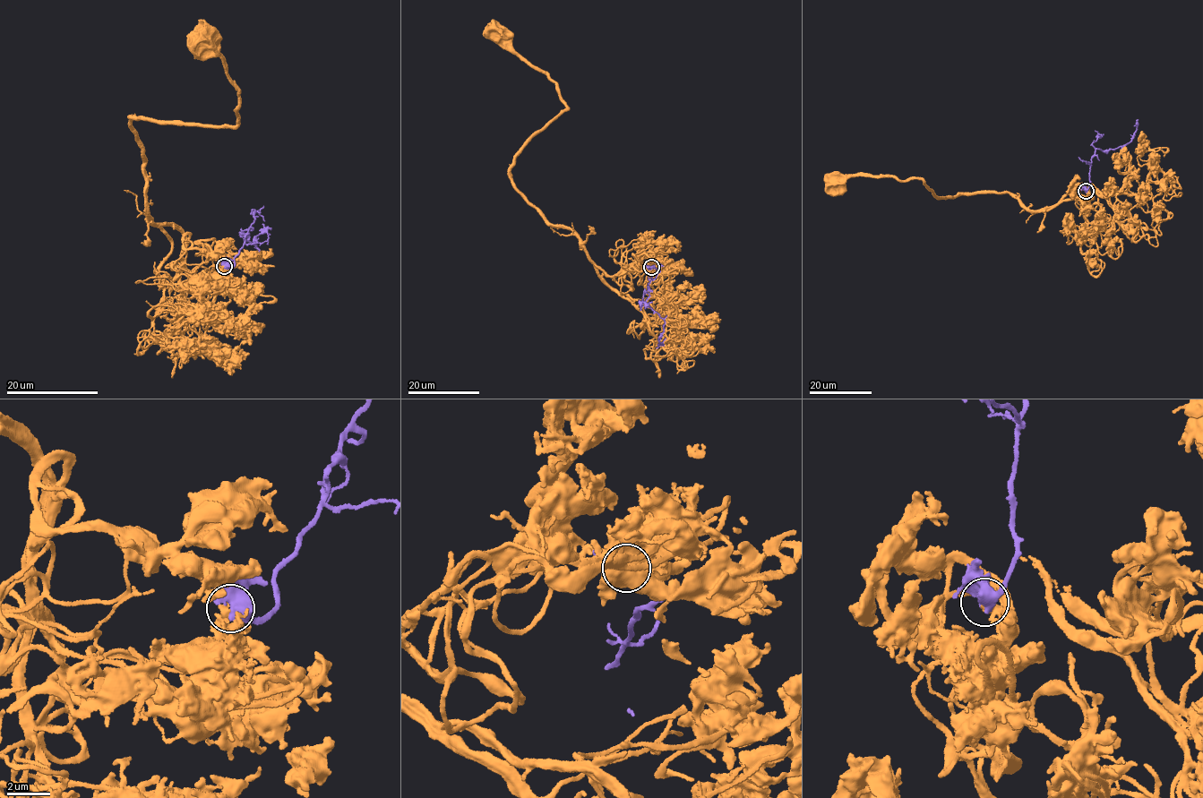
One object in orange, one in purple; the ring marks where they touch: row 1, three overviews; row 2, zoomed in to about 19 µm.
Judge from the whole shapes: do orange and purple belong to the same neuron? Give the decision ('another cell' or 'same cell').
another cell

